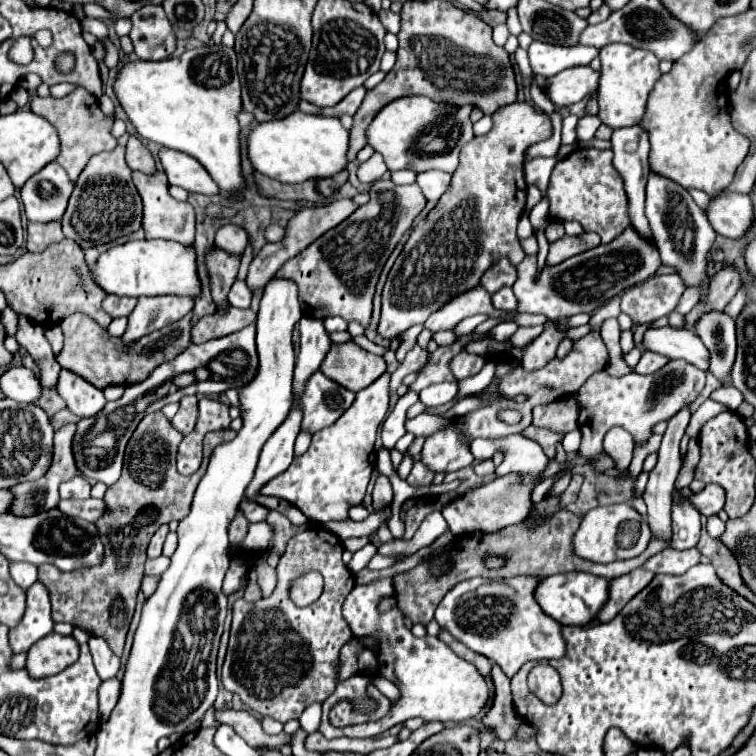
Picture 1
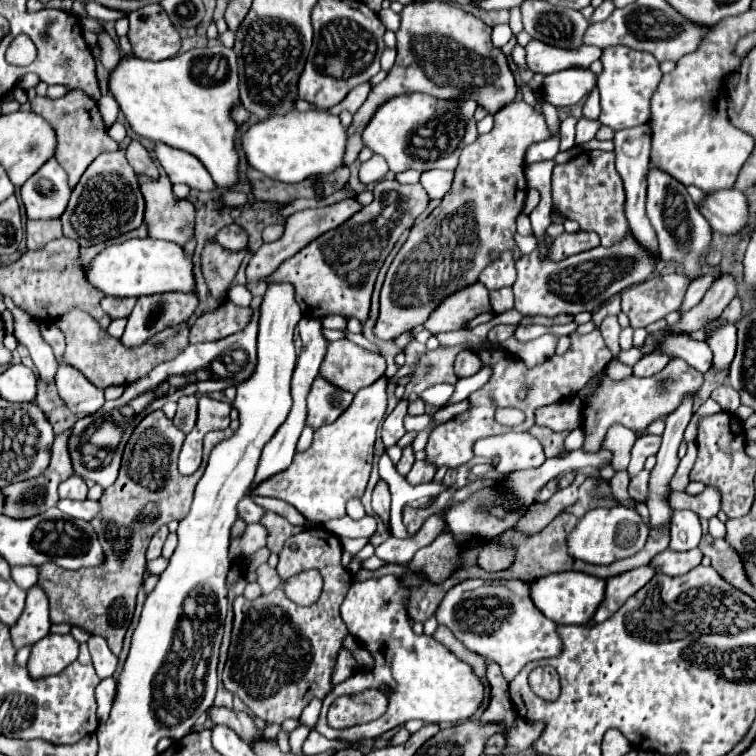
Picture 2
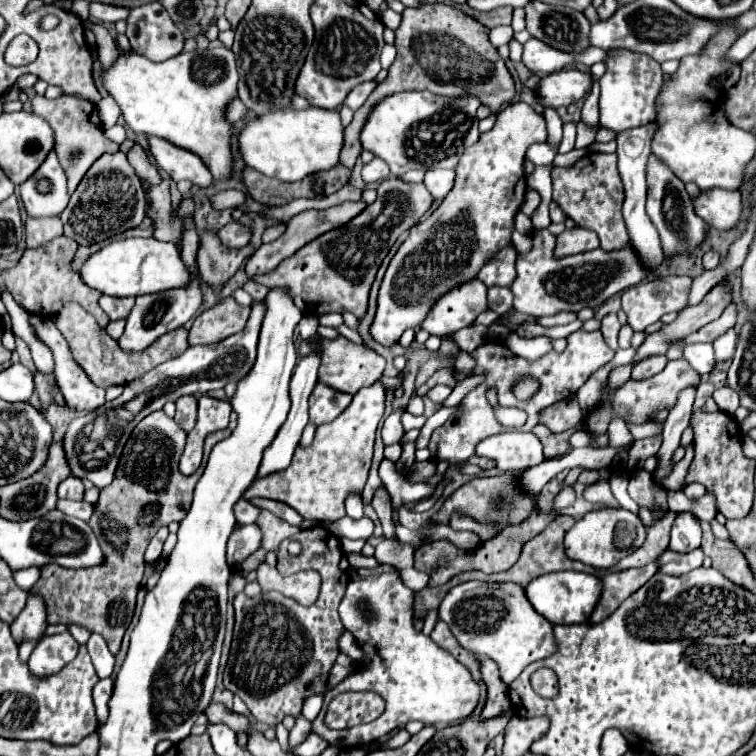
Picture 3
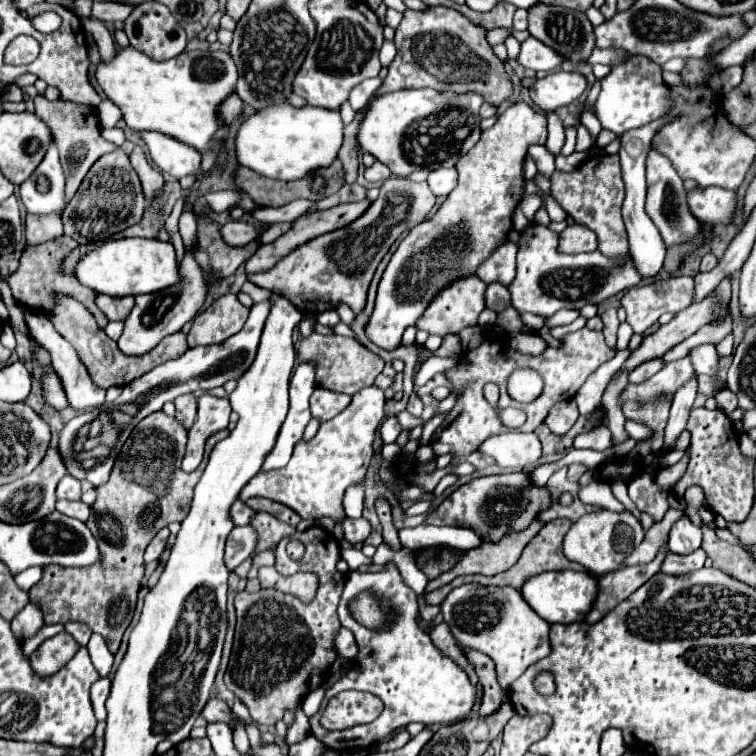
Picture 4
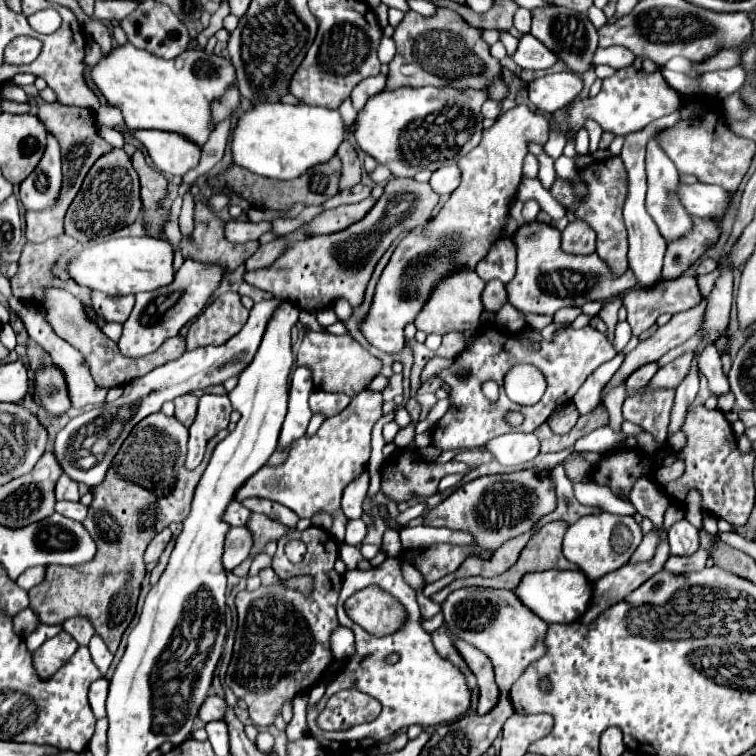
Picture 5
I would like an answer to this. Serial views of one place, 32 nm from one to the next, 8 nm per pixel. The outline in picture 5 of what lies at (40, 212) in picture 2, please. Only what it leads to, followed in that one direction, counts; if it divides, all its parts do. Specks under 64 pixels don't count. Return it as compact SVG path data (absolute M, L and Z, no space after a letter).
M48 134L48 148L36 170L20 184L20 200L26 210L48 210L56 206L62 188L60 148L52 134Z

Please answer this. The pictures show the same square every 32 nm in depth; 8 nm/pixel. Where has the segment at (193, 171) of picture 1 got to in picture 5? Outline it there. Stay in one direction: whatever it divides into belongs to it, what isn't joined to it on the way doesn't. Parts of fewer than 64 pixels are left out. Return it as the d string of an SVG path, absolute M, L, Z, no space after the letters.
M138 130L132 132L148 150L154 166L172 176L184 176L200 162L200 148L178 134L160 130Z

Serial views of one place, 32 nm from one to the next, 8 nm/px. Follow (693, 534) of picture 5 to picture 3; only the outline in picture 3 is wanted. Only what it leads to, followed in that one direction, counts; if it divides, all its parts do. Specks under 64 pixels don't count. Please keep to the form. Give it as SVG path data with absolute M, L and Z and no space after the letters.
M692 512L676 514L676 520L672 524L670 550L690 552L700 546L700 538L702 538L702 528L700 528L698 518Z

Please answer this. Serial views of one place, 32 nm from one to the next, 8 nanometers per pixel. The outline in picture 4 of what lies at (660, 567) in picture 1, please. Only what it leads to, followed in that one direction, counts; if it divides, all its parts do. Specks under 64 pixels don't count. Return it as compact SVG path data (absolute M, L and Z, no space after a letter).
M698 548L692 554L672 554L672 552L668 552L664 562L662 562L662 572L680 576L680 574L686 574L686 572L702 568L704 560L706 560L706 554L704 554L702 548Z

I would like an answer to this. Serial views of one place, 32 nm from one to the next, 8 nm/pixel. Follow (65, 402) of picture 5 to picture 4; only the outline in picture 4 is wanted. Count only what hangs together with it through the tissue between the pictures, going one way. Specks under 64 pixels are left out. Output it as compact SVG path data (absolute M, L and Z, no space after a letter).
M54 372L44 374L44 386L46 386L46 402L50 406L54 406L56 410L62 410L62 408L68 406L68 400L64 396L60 380L58 380L58 376Z

